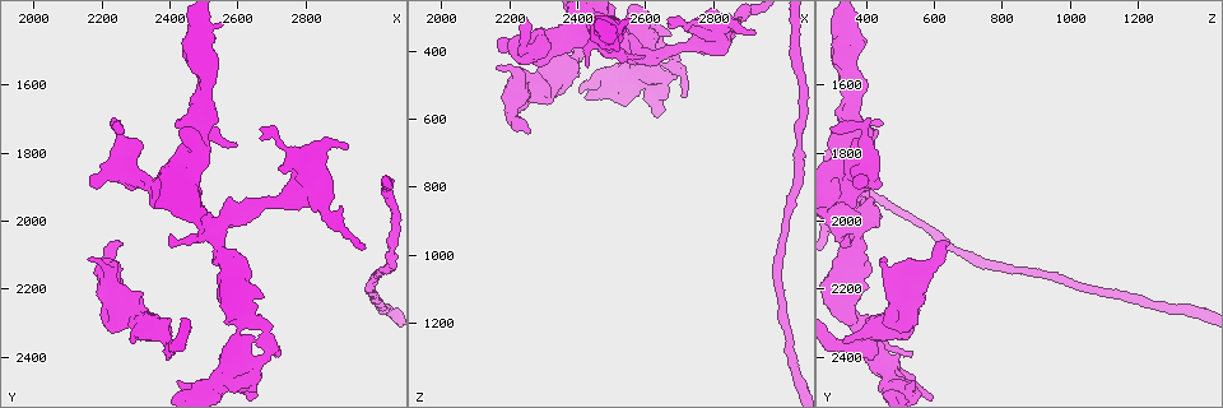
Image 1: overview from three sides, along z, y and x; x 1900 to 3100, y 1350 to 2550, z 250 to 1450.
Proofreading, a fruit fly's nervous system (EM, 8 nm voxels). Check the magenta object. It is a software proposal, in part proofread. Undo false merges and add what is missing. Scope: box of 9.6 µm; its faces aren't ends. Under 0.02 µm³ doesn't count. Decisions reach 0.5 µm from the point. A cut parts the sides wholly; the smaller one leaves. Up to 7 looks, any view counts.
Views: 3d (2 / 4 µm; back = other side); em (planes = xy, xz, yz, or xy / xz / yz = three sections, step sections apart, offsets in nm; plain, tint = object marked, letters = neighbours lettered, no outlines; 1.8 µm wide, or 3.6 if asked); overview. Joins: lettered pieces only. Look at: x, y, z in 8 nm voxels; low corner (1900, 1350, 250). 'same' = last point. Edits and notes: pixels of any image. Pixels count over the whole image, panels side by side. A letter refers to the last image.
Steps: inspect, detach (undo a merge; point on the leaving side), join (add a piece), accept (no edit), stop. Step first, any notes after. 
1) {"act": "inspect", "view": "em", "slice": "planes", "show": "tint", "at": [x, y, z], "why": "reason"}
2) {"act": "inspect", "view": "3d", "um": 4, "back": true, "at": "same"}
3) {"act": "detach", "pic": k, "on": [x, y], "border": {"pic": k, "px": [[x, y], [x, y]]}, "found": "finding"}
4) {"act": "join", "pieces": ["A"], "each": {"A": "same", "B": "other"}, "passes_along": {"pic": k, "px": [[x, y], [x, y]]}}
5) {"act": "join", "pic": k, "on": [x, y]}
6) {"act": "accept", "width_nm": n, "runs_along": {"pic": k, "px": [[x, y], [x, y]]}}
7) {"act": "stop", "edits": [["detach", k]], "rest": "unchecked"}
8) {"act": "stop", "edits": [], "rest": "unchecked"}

{"act": "inspect", "view": "3d", "um": 2, "at": [2630, 2480, 530]}

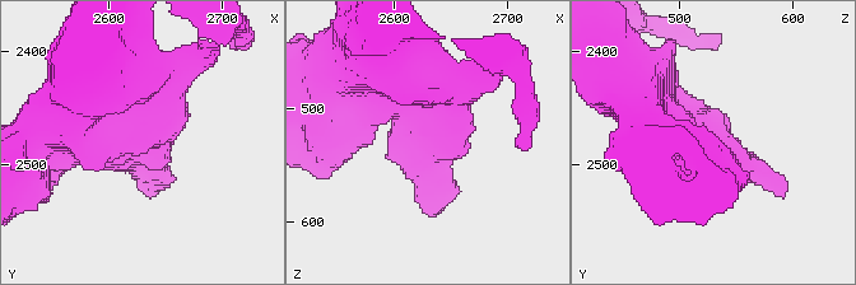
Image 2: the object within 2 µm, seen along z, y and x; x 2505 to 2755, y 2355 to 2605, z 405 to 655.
{"act": "inspect", "view": "em", "slice": "planes", "show": "letters", "at": [2630, 2488, 540]}

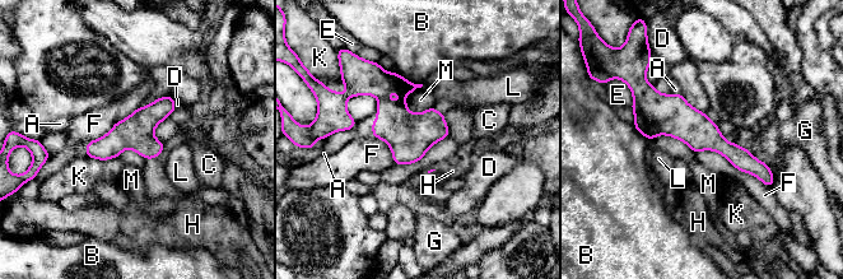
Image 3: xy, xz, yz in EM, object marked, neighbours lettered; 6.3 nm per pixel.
{"act": "accept", "width_nm": 220, "longest_contact_nm": ["F", 400], "each": {"A": "other", "B": "other", "C": "other", "D": "other", "E": "other", "F": "other", "G": "other", "H": "other", "K": "other", "L": "other", "M": "other"}, "found": "all the same neuron"}

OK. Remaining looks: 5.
{"act": "inspect", "view": "em", "slice": "planes", "show": "letters", "at": [2490, 1760, 370], "why": "branch point"}

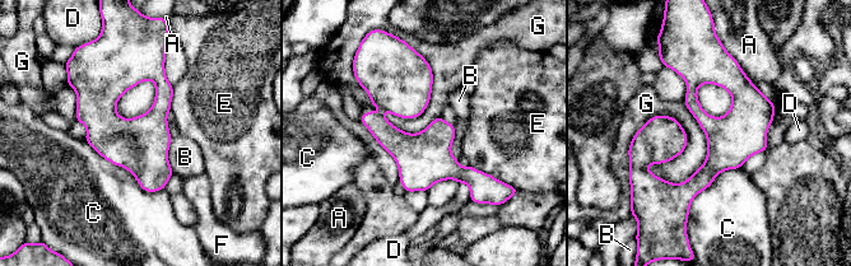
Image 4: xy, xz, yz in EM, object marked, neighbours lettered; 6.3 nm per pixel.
{"act": "accept", "longest_contact_nm": ["C", 600], "each": {"A": "other", "B": "other", "C": "other", "D": "other", "E": "other", "F": "other", "G": "other"}, "found": "all the same neuron"}

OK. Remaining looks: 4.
{"act": "inspect", "view": "em", "um": 3.6, "slice": "planes", "show": "letters", "at": [2200, 2250, 490], "why": "branch stops here"}

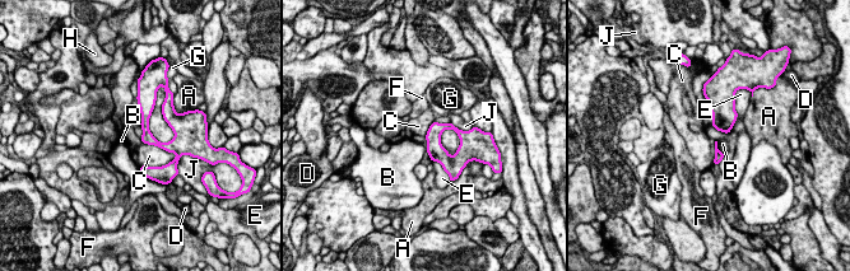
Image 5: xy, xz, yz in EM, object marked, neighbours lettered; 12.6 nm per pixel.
{"act": "accept", "each": {"A": "other", "B": "other", "C": "other", "D": "other", "E": "other", "F": "other", "G": "other", "H": "other", "J": "other"}, "found": "none of them fits"}

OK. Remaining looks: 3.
{"act": "stop", "edits": [], "rest": "unchecked"}

